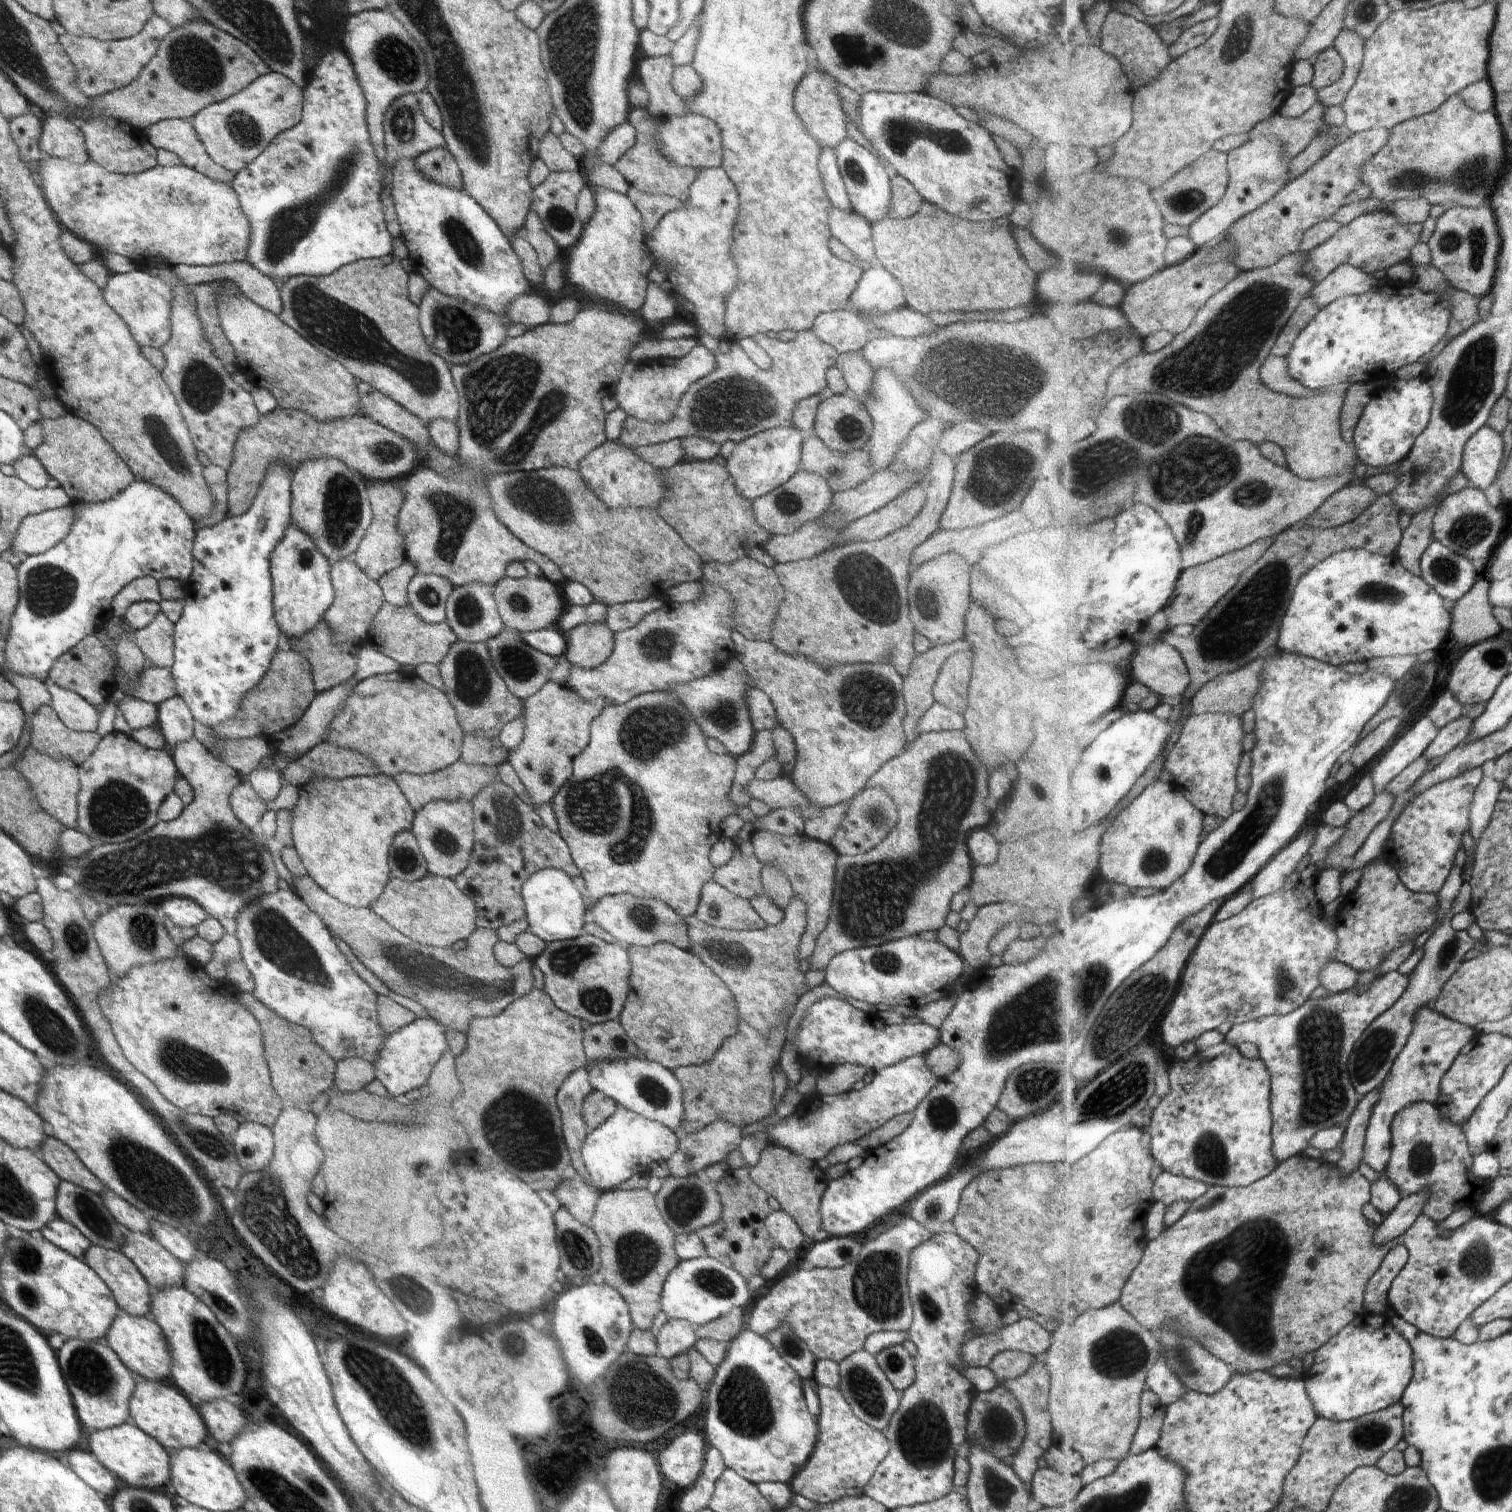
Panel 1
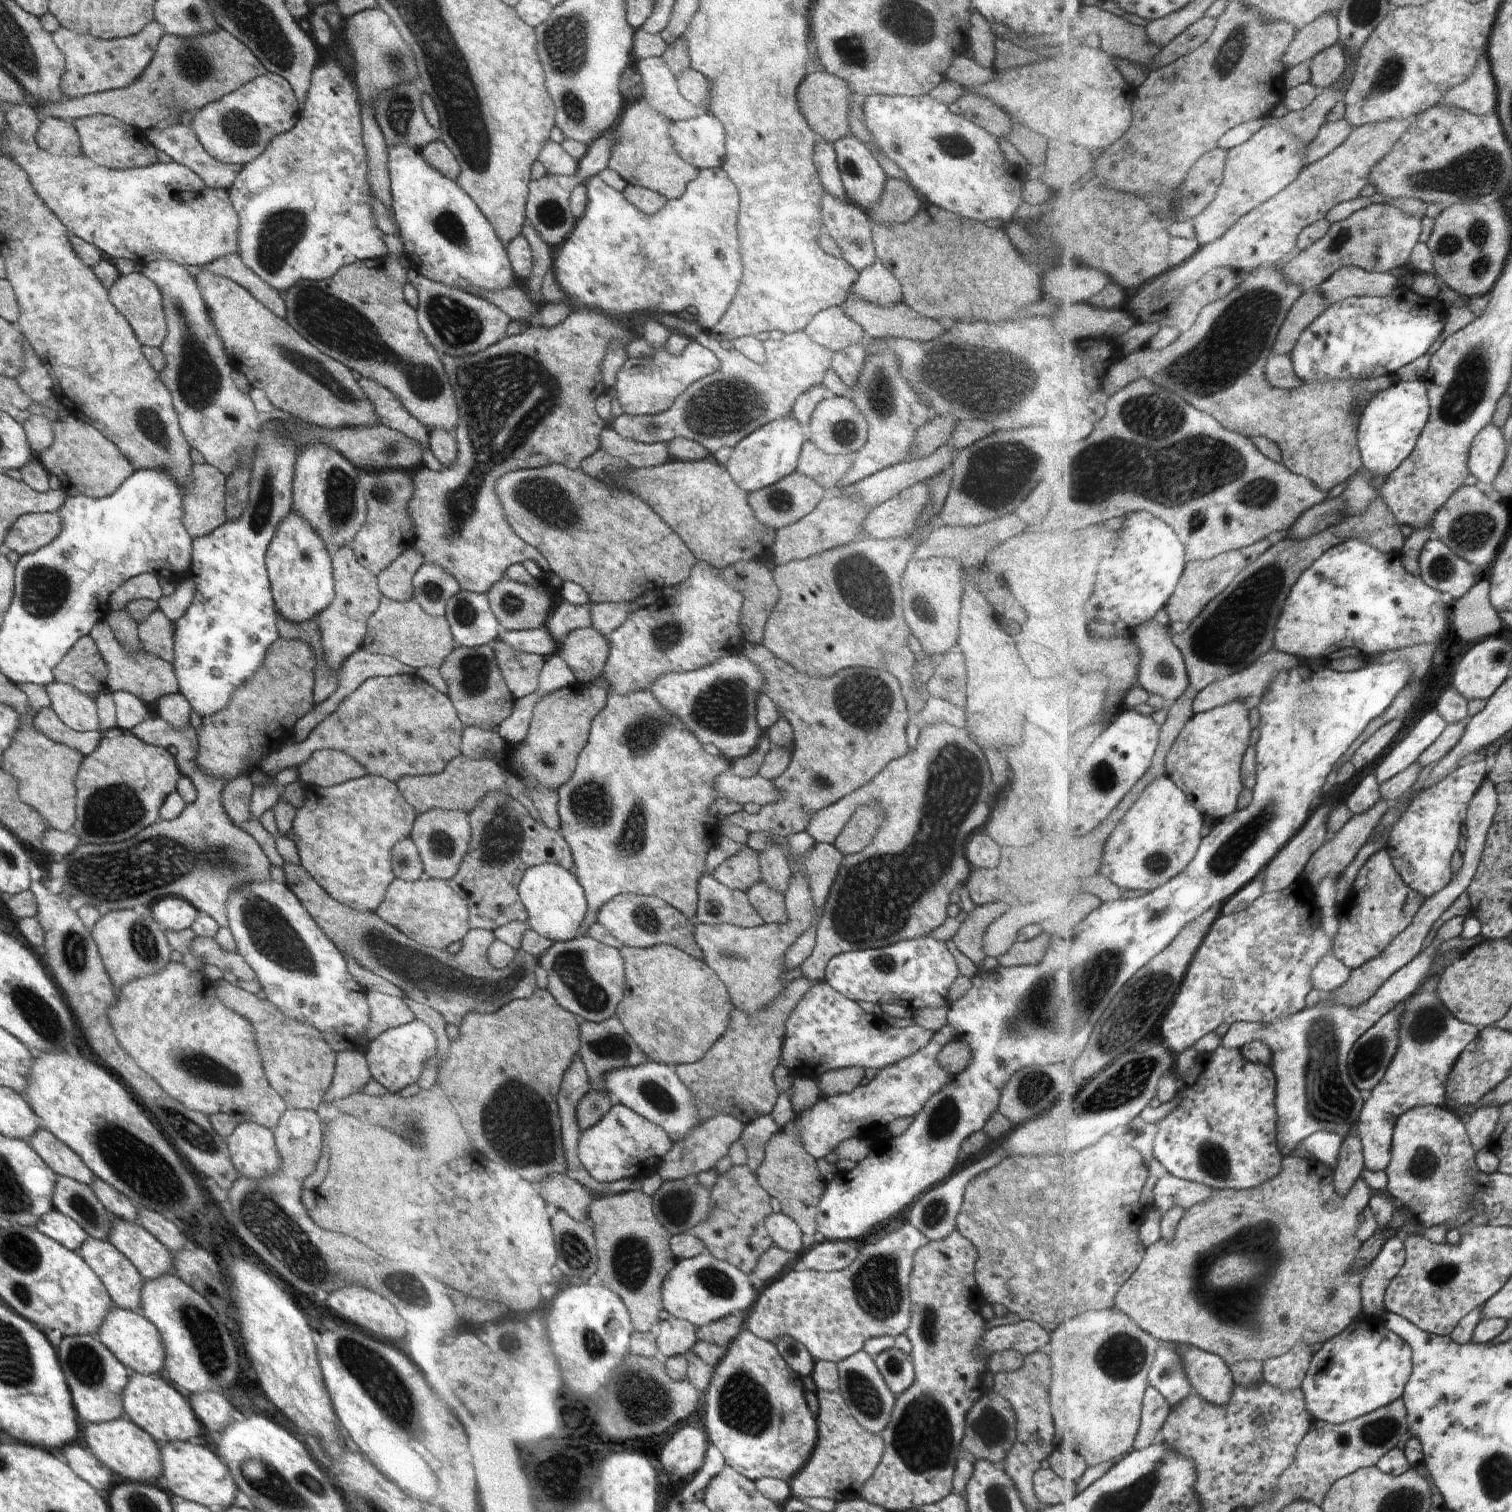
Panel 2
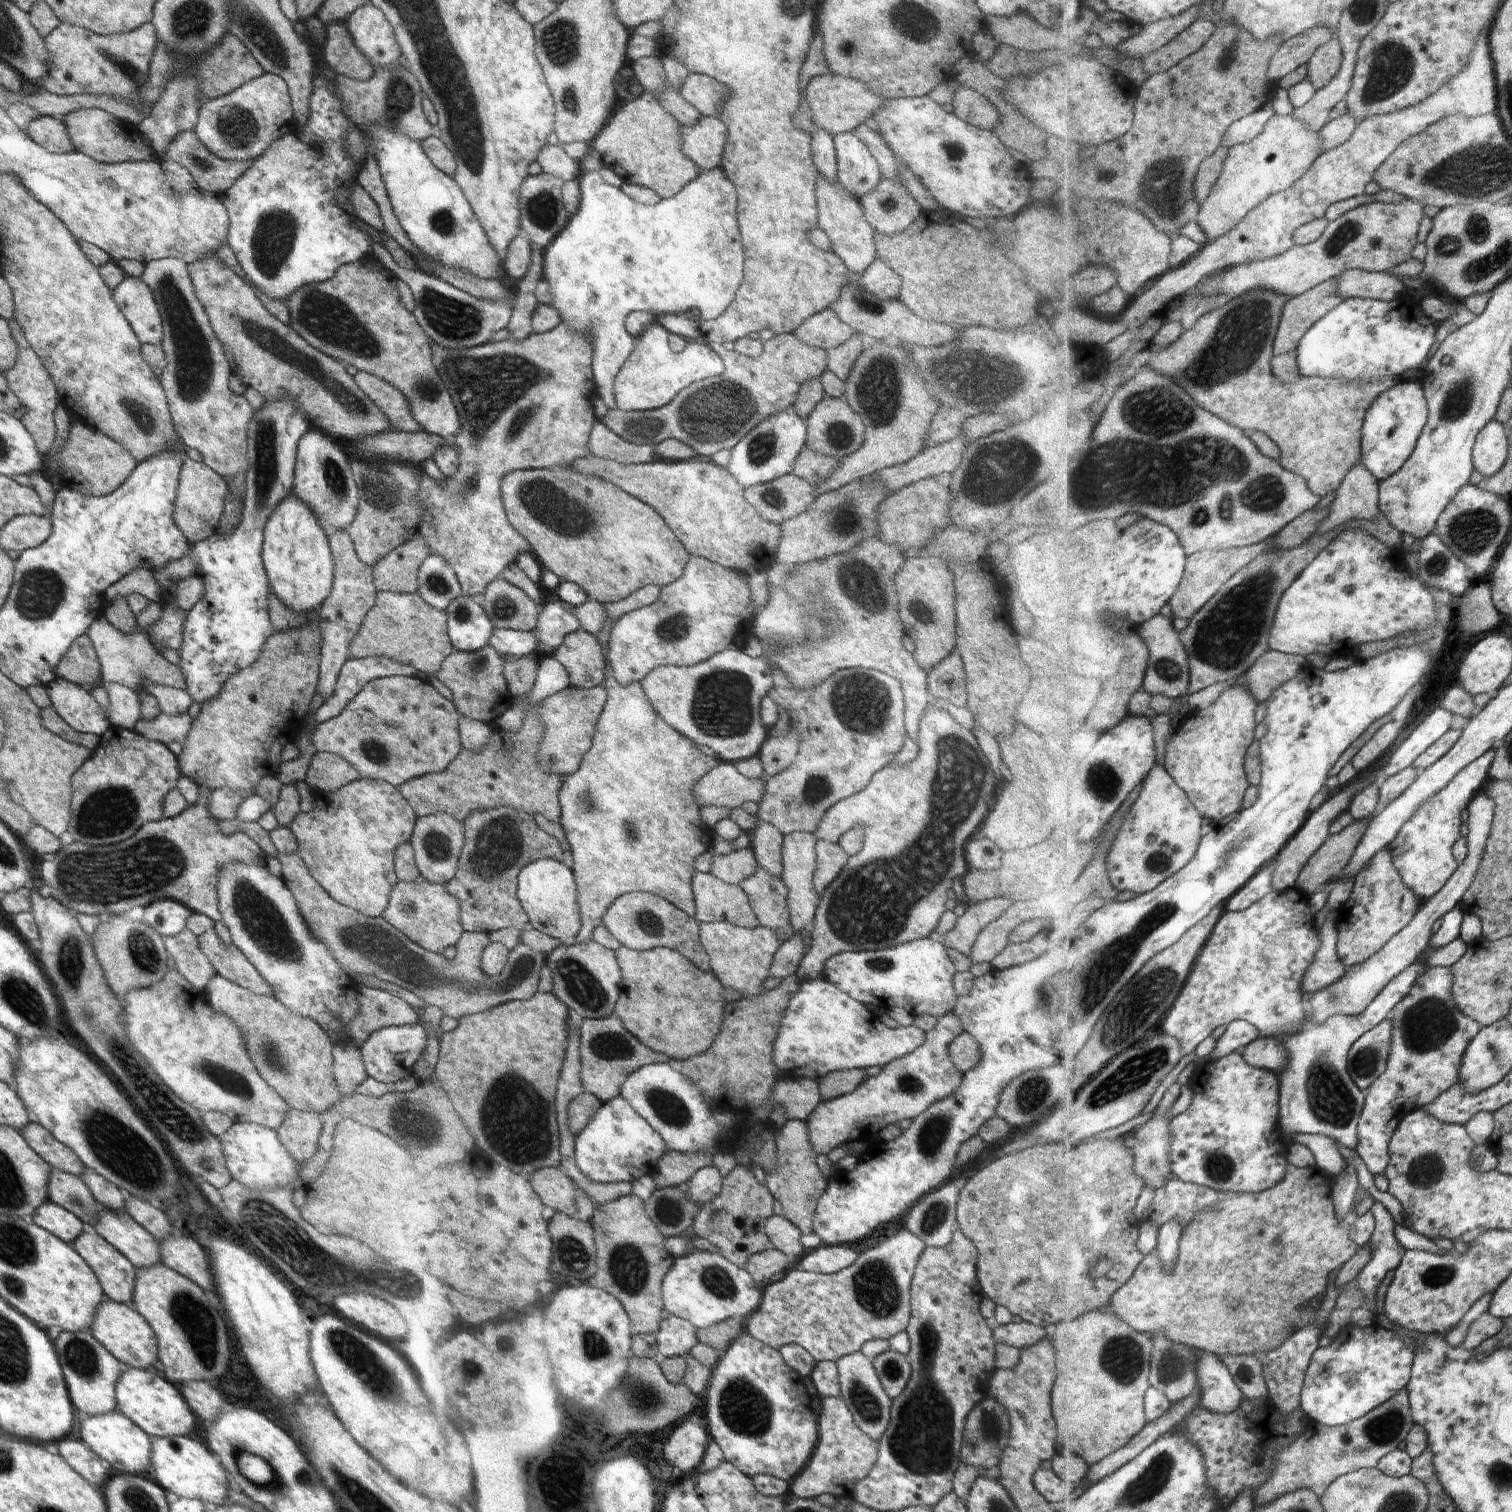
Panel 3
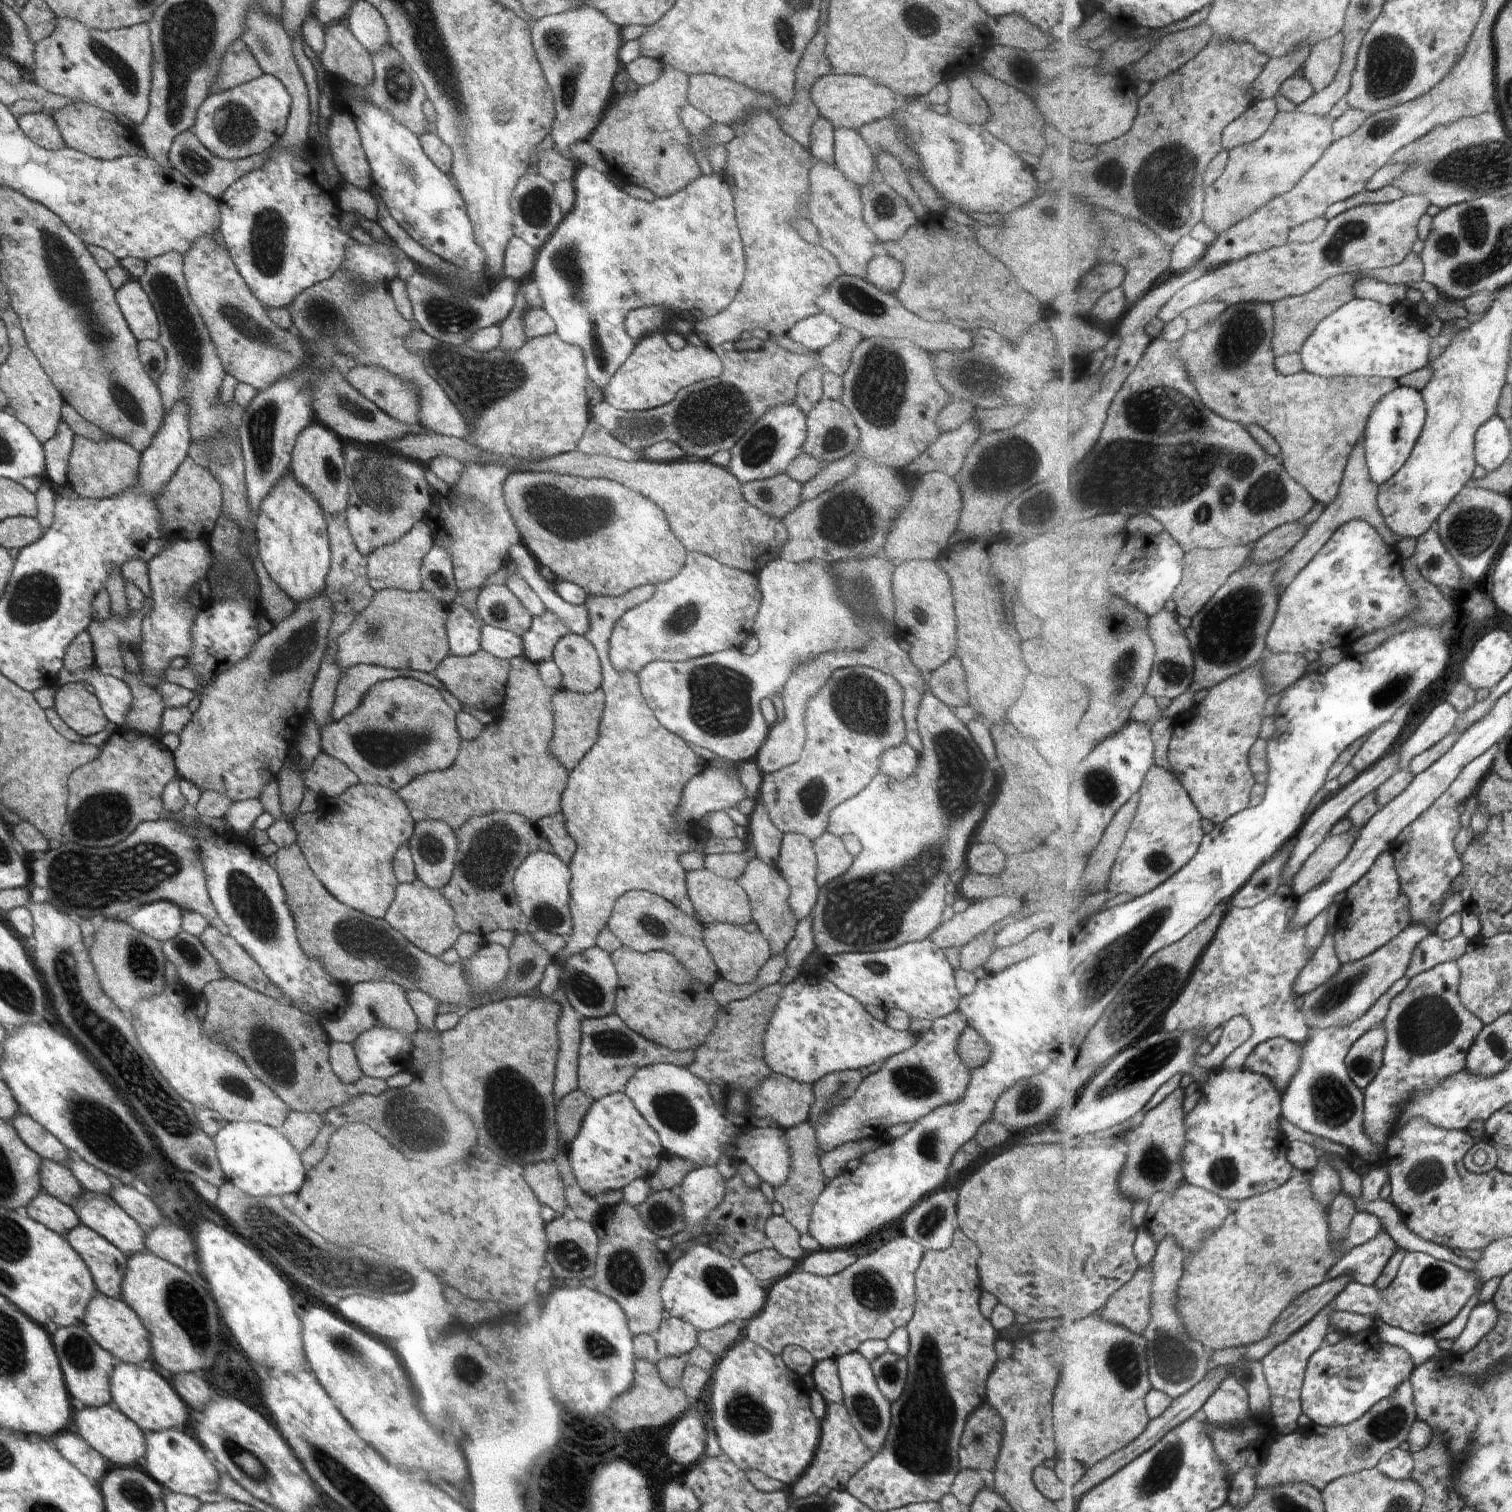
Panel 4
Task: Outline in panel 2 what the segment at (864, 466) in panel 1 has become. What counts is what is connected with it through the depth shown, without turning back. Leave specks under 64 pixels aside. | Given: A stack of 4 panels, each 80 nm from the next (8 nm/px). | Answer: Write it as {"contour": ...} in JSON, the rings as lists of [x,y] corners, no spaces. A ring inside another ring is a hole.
{"contour":[[[810,439],[804,441],[796,472],[815,480],[829,493],[852,468],[854,454],[831,455],[820,450]]]}

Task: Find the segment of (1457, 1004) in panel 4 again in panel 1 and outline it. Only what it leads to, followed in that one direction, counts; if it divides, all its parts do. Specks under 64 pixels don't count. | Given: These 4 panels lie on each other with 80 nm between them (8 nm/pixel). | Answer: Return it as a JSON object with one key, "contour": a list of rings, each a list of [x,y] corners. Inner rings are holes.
{"contour":[[[1436,1006],[1423,1008],[1417,1015],[1414,1032],[1382,1085],[1381,1099],[1374,1109],[1367,1134],[1365,1162],[1381,1174],[1386,1173],[1393,1155],[1393,1124],[1398,1113],[1417,1102],[1434,1103],[1441,1097],[1442,1083],[1464,1047],[1478,1034],[1475,1027],[1440,1013]]]}

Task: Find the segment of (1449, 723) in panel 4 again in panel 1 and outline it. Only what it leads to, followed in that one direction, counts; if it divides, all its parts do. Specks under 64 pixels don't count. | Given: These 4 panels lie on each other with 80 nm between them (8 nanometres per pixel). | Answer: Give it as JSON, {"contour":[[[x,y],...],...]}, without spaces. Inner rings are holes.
{"contour":[[[1428,714],[1422,717],[1413,729],[1394,742],[1391,749],[1373,770],[1373,779],[1378,793],[1387,790],[1387,786],[1402,771],[1406,771],[1439,738],[1441,729]]]}

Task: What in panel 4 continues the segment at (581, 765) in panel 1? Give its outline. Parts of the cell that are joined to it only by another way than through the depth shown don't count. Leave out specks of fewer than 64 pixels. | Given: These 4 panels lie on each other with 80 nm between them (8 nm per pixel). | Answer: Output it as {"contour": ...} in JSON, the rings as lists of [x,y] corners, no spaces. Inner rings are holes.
{"contour":[[[647,584],[624,593],[619,597],[589,596],[587,606],[591,627],[585,637],[596,648],[603,681],[601,689],[605,694],[605,707],[599,724],[599,735],[592,748],[568,775],[566,788],[562,791],[561,812],[565,816],[565,827],[576,845],[571,864],[568,865],[570,881],[570,912],[573,931],[566,938],[567,943],[556,958],[560,964],[574,953],[598,945],[608,954],[620,948],[621,942],[608,930],[607,922],[614,903],[628,891],[648,891],[661,896],[676,905],[688,916],[696,918],[696,911],[687,893],[685,874],[688,872],[680,864],[682,855],[693,850],[693,834],[690,826],[677,819],[677,811],[683,798],[683,788],[697,774],[708,768],[709,762],[698,756],[689,744],[664,728],[646,704],[641,693],[639,678],[632,671],[618,672],[609,659],[609,640],[614,623],[631,608],[650,600],[656,585]]]}

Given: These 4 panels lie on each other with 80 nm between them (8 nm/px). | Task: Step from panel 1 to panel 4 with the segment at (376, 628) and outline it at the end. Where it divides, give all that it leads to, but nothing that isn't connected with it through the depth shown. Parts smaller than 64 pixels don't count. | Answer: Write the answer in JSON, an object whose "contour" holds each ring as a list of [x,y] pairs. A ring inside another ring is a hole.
{"contour":[[[400,589],[375,591],[371,603],[355,618],[349,631],[337,638],[341,674],[348,667],[362,663],[433,674],[440,661],[451,654],[445,627],[448,606],[424,590],[415,593]]]}

